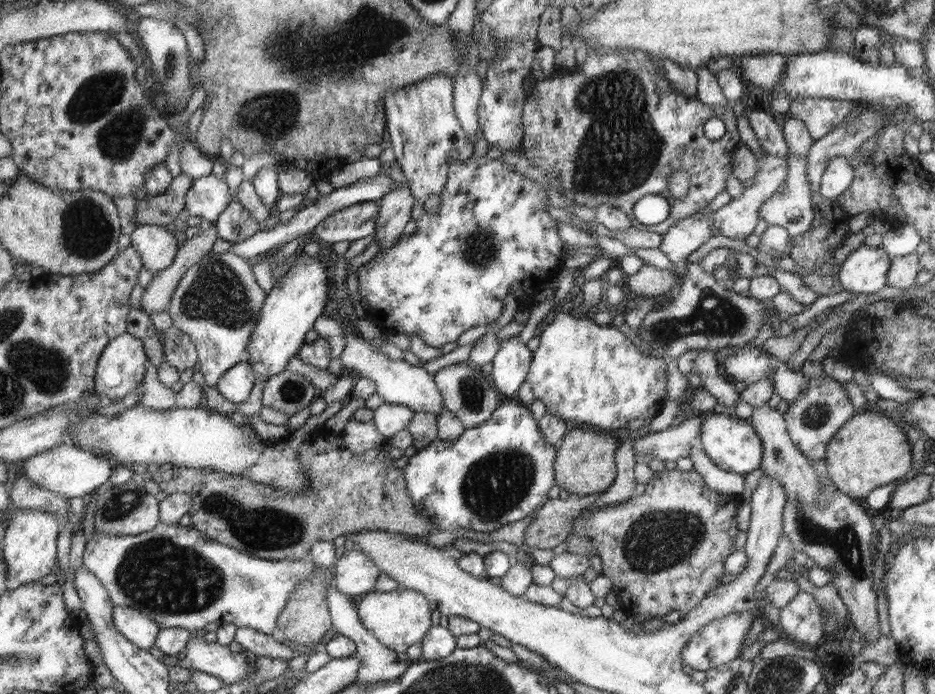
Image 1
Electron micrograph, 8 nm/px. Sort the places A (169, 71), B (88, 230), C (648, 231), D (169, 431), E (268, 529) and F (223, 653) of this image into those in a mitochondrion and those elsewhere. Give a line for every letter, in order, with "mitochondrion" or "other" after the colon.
A: mitochondrion
B: mitochondrion
C: other
D: other
E: mitochondrion
F: other

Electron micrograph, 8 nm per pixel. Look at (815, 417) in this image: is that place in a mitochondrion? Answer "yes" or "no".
yes

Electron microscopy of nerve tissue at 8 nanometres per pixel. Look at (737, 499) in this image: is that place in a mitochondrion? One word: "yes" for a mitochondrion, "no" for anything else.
no

